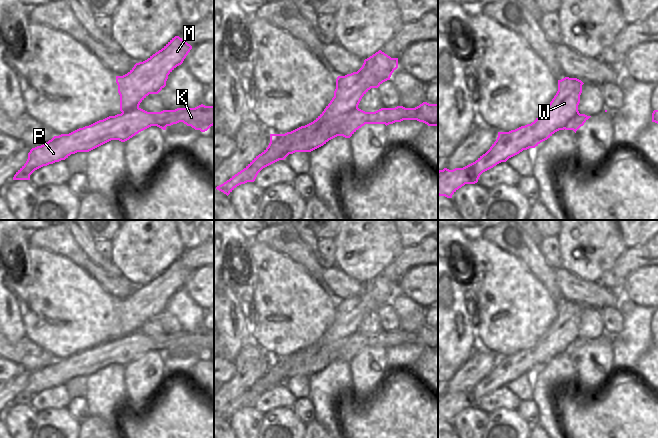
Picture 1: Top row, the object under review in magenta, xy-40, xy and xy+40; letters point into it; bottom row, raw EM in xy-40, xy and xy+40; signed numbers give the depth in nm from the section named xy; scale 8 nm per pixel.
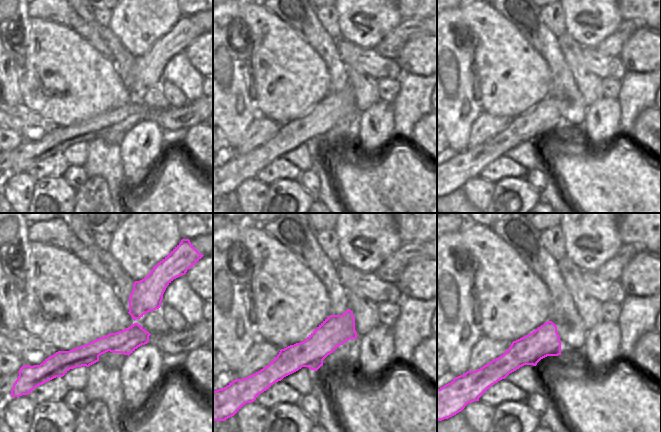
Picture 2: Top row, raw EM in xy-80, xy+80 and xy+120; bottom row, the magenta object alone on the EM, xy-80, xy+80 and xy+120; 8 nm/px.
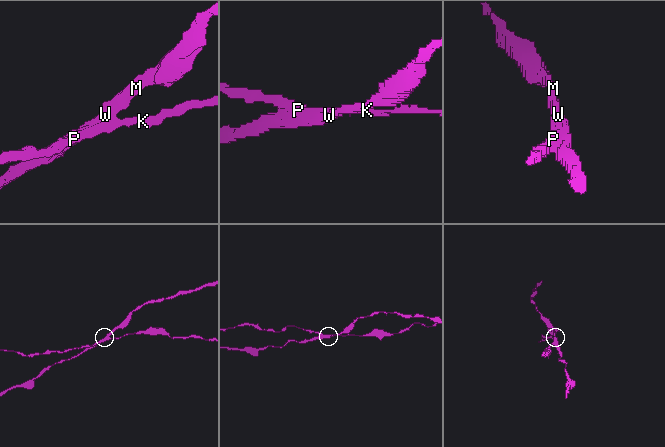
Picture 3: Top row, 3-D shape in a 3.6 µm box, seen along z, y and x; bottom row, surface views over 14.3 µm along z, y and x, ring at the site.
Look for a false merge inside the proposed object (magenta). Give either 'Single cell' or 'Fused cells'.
Fused cells

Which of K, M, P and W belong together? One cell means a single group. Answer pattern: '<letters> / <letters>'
K P / M W

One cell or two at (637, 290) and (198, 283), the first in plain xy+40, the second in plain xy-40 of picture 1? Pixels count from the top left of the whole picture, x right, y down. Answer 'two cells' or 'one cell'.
one cell

